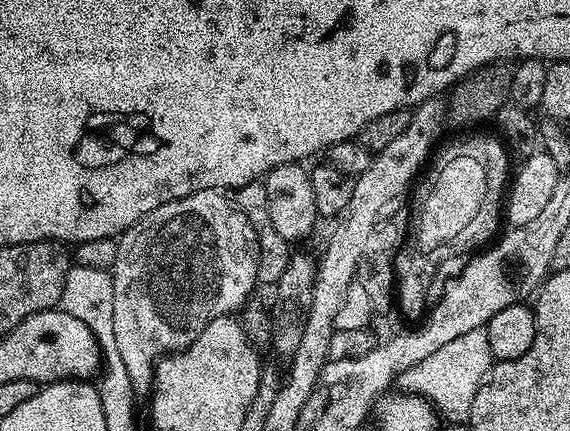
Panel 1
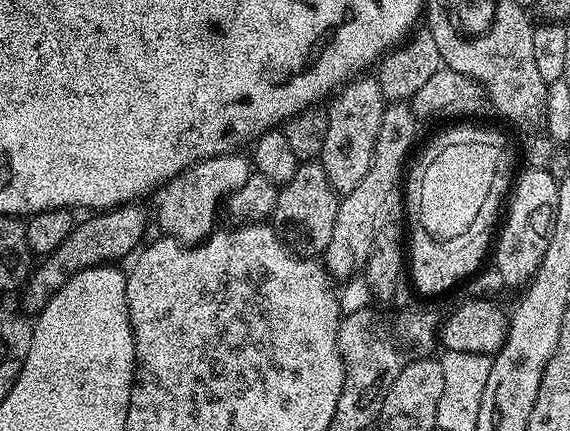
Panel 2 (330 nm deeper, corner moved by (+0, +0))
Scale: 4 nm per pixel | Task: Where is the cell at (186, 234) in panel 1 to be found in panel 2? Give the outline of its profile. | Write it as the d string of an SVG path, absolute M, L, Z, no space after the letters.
M239 151L227 152L224 156L212 156L201 160L199 164L186 169L181 176L176 176L159 189L160 224L167 235L175 236L185 242L207 240L212 235L216 224L216 211L222 208L227 197L235 188L241 188L253 175L254 168Z

